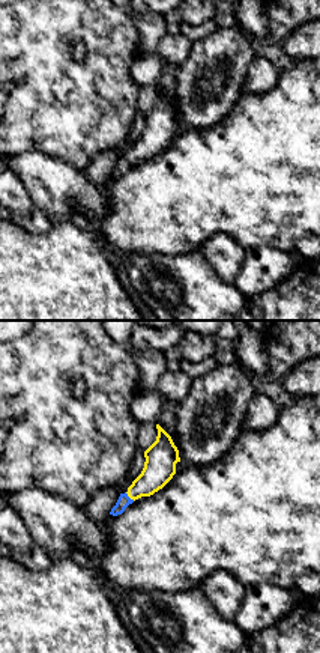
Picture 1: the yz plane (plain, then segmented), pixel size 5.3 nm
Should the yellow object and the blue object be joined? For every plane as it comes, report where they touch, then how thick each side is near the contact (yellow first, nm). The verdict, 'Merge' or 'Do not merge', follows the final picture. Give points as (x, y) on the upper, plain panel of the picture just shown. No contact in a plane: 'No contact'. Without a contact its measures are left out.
Touches yellow at (129, 160). Thickness 170 nm (yellow) against 70 nm

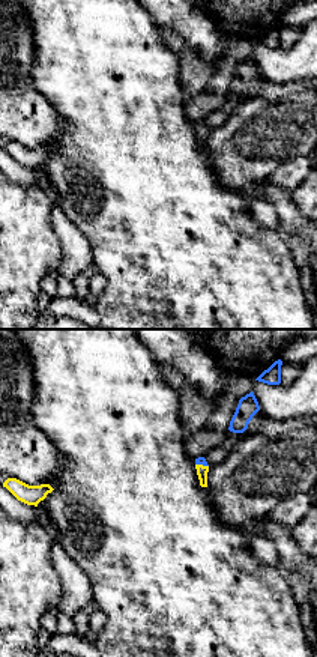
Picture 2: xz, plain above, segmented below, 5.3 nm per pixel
Touches yellow at (202, 128). Thickness 60 nm (yellow) against 50 nm

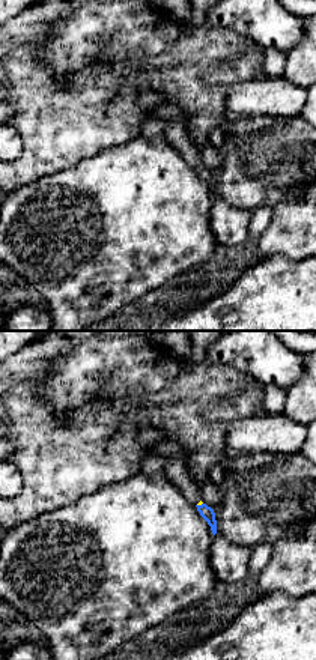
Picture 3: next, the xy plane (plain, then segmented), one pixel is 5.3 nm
Touches yellow at (199, 167). Thickness 20 nm (yellow) against 70 nm

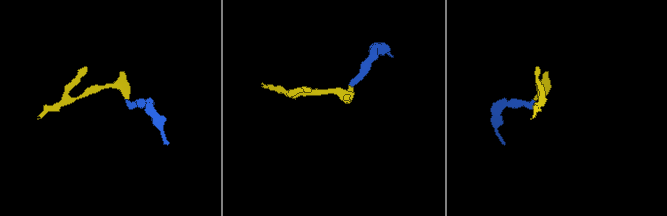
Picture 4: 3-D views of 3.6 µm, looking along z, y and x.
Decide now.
Merge

